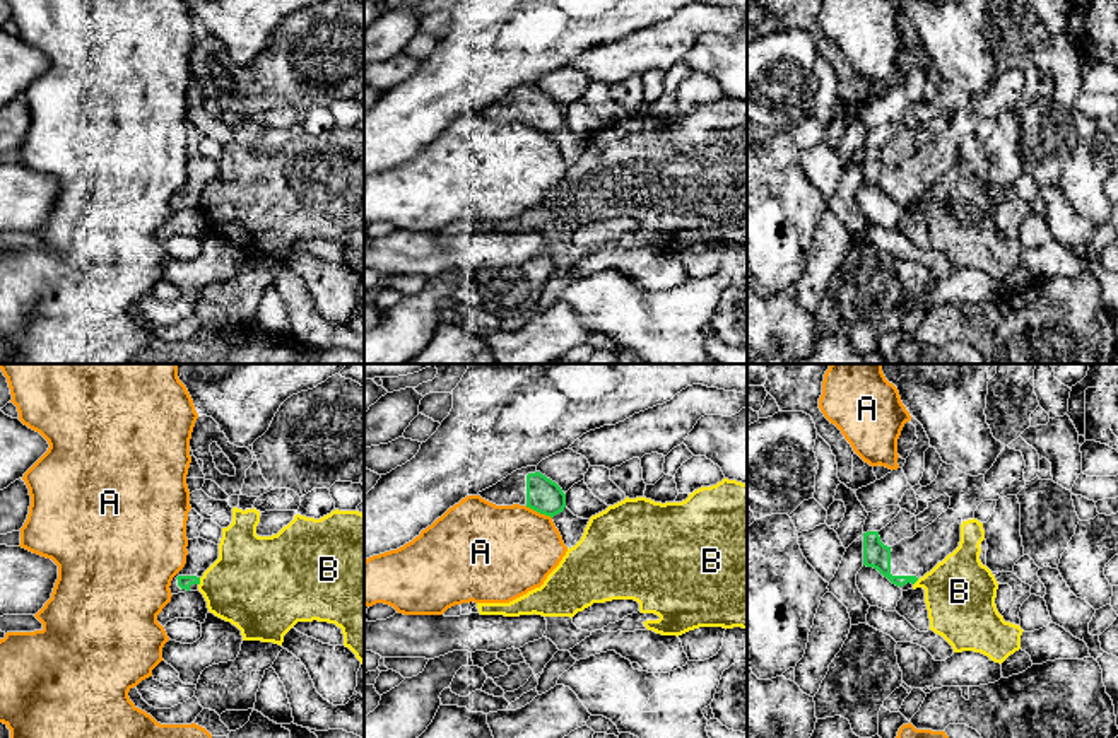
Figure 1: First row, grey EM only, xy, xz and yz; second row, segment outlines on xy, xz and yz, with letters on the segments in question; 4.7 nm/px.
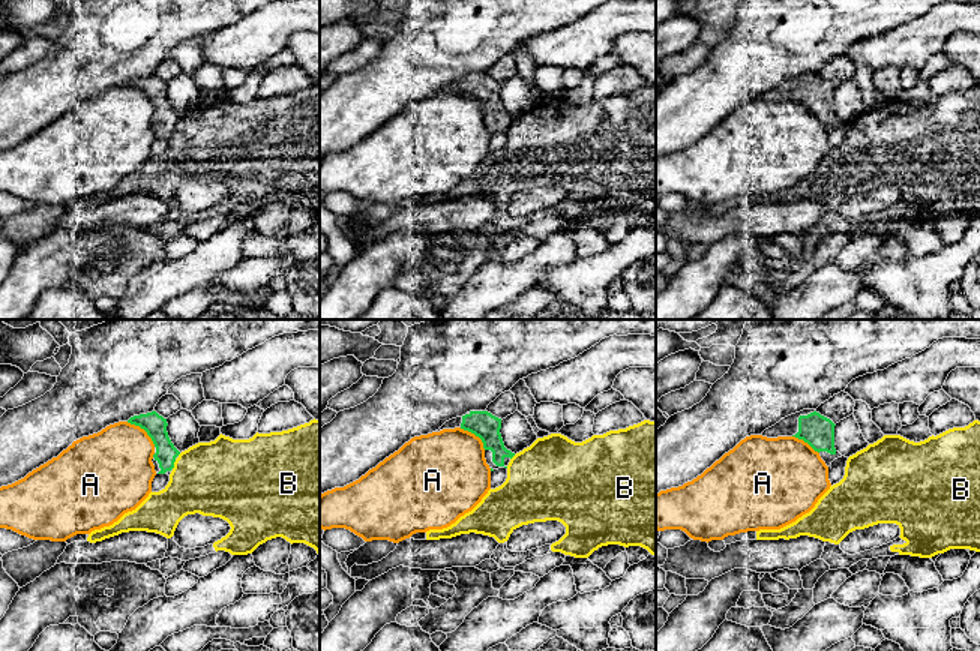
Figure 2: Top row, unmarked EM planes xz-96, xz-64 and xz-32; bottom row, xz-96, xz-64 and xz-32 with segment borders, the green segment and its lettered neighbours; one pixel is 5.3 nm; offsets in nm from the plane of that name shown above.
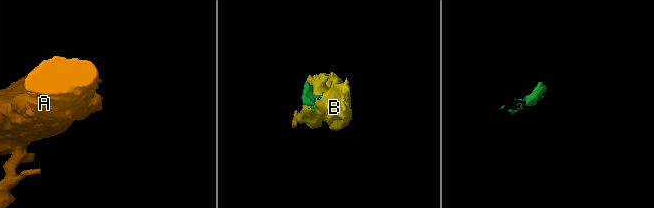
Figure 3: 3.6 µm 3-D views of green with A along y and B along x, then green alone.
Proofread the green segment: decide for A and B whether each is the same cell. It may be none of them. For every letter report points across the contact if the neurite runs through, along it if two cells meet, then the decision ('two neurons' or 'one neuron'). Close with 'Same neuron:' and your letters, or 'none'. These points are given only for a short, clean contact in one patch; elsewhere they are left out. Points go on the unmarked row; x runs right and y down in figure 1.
A: two neurons
B: along xy (200, 195), (199, 202) | two neurons
Same neuron: none

